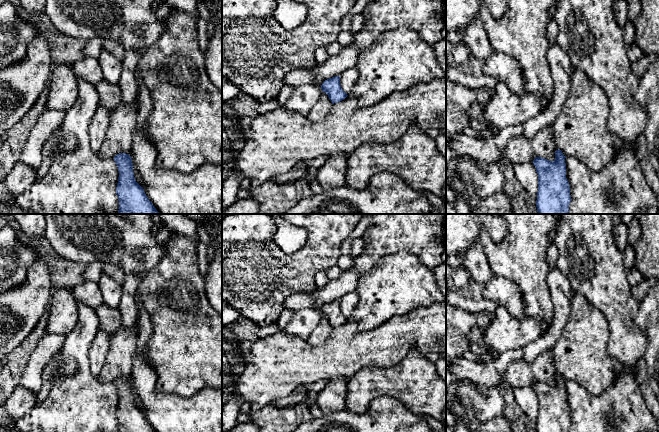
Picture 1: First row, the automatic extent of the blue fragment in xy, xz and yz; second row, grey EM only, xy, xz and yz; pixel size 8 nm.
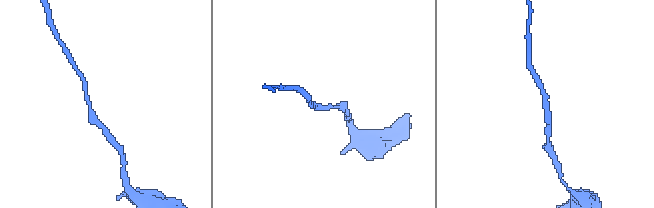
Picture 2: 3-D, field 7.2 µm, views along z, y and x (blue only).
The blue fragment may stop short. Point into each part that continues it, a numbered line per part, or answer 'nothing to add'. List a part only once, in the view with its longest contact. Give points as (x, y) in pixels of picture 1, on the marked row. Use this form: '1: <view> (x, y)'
nothing to add

